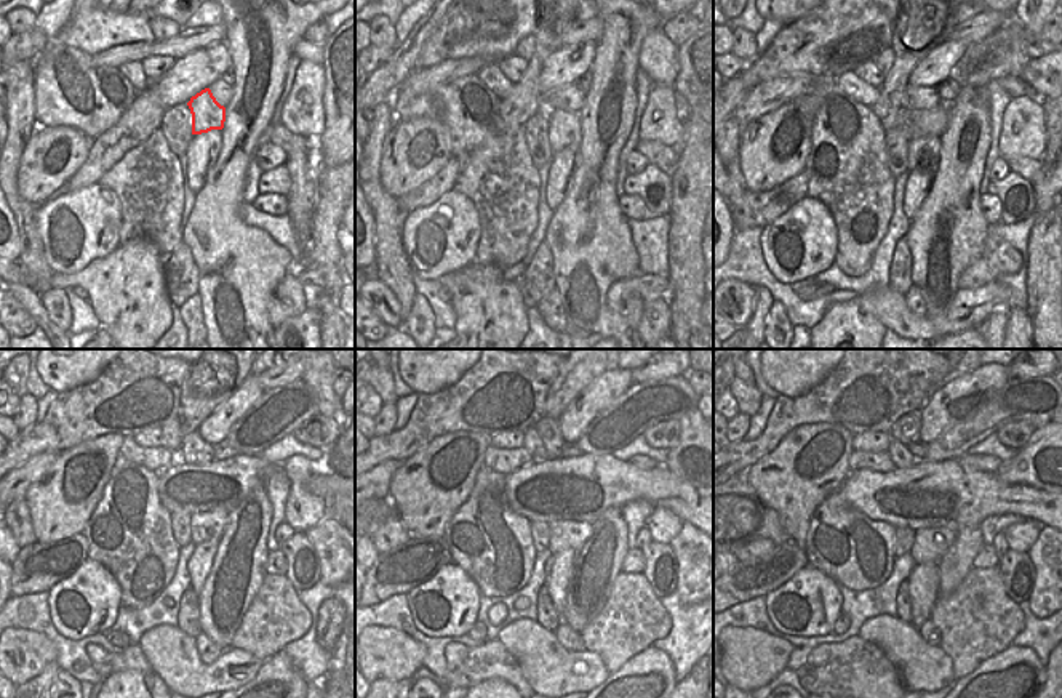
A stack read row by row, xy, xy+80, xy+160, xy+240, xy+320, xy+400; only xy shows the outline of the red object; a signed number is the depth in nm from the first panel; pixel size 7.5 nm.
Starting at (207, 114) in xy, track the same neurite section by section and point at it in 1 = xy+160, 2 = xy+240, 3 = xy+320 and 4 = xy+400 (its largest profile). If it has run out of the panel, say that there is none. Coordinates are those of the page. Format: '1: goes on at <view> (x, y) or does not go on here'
1: goes on at xy+160 (922, 149)
2: goes on at xy+240 (205, 525)
3: goes on at xy+320 (563, 533)
4: goes on at xy+400 (930, 545)

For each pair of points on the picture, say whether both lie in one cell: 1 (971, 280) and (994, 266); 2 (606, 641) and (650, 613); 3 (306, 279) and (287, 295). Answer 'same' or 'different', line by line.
1: same
2: same
3: different

